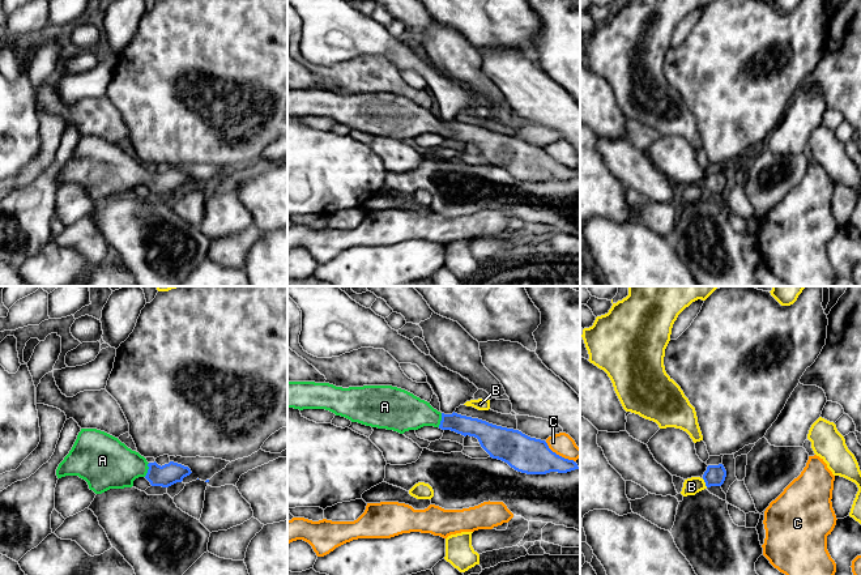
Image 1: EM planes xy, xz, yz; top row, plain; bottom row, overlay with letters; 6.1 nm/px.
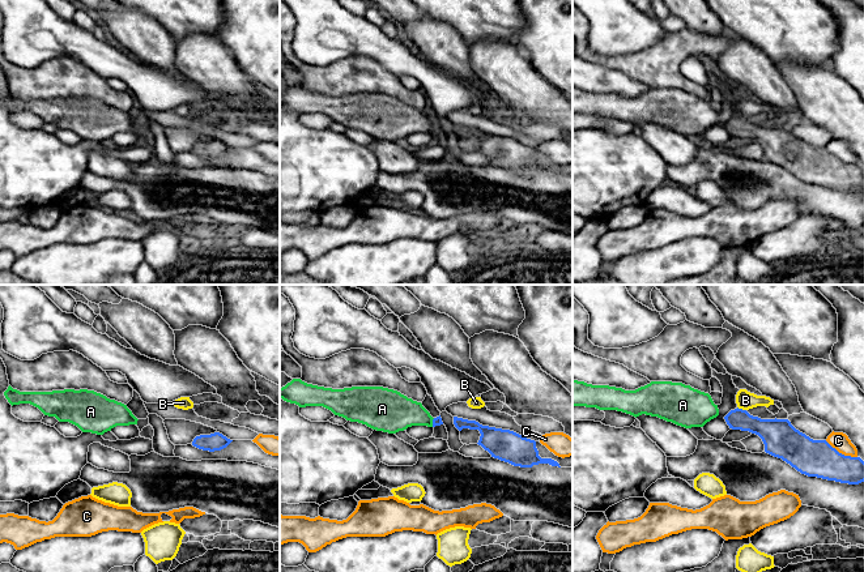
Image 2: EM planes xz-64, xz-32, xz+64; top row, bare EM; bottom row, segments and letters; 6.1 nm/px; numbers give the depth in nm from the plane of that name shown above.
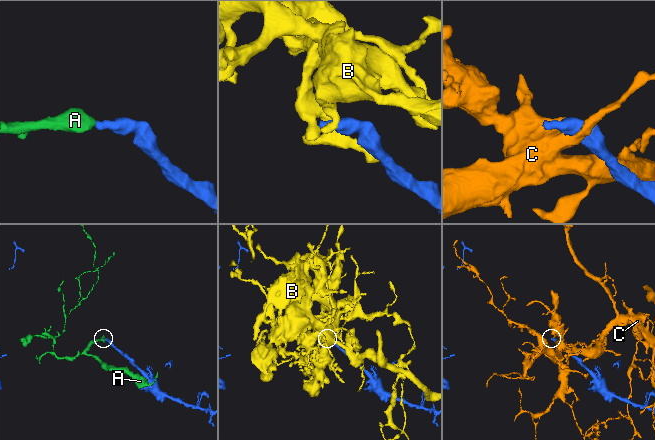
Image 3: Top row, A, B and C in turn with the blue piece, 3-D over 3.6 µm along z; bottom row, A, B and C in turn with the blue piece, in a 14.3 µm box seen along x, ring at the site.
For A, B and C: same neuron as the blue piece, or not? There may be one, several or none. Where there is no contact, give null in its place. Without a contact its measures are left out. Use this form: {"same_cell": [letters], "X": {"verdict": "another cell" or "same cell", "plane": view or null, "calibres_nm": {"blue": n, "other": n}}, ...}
{"same_cell": ["A"], "A": {"verdict": "same cell", "plane": "xy", "calibres_nm": {"blue": 140, "other": 300}}, "B": {"verdict": "another cell", "plane": "yz", "calibres_nm": {"blue": 130, "other": 100}}, "C": {"verdict": "another cell", "plane": "xz", "calibres_nm": {"blue": 220, "other": 140}}}

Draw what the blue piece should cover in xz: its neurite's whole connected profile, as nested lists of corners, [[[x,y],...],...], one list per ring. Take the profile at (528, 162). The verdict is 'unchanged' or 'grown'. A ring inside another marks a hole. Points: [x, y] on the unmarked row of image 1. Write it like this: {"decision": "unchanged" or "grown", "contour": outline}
{"decision": "grown", "contour": [[[287,88],[287,115],[325,116],[351,129],[400,141],[434,133],[474,144],[490,165],[527,182],[579,176],[574,167],[553,159],[545,148],[455,119],[440,120],[430,110],[392,93],[342,95],[329,90]]]}

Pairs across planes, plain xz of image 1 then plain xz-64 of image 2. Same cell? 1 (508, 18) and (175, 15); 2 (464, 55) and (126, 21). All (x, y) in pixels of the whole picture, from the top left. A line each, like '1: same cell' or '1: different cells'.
1: same cell
2: same cell

